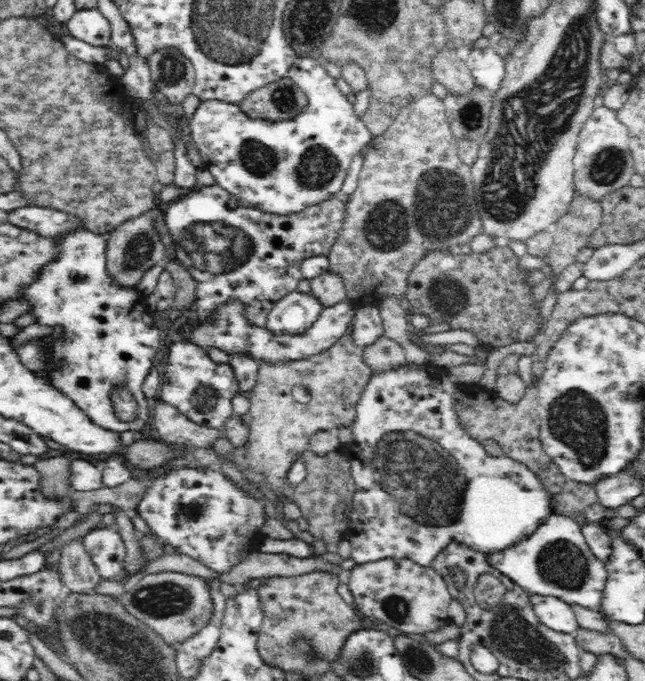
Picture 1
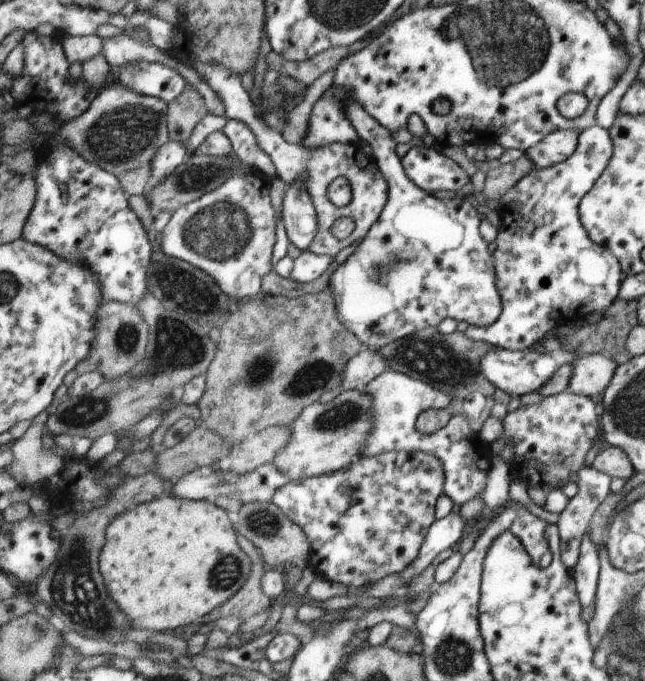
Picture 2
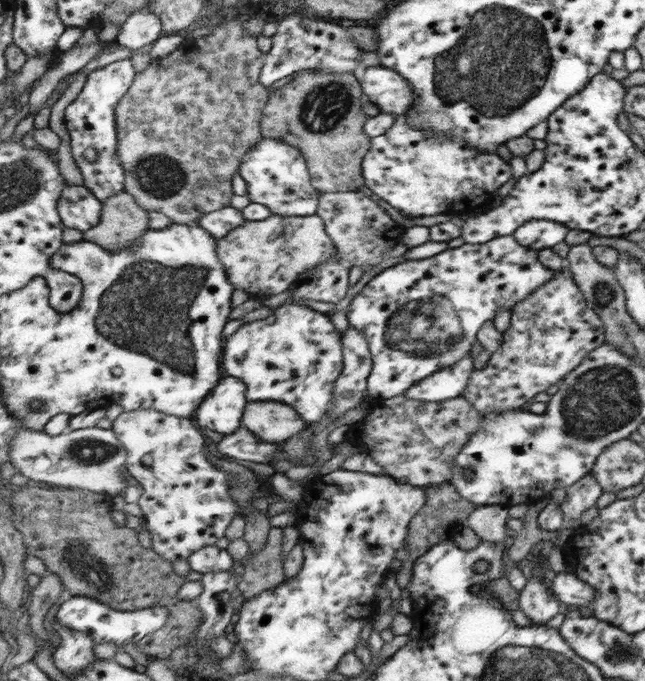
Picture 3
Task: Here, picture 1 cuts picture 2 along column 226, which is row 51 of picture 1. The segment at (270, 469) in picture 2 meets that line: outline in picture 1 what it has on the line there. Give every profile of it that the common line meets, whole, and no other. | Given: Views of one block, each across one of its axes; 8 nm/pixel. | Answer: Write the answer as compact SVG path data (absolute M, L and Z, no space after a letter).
M491 47L472 48L465 64L470 68L475 83L480 88L484 88L484 92L490 96L490 101L493 102L494 94L498 92L506 74L504 58L501 58Z

